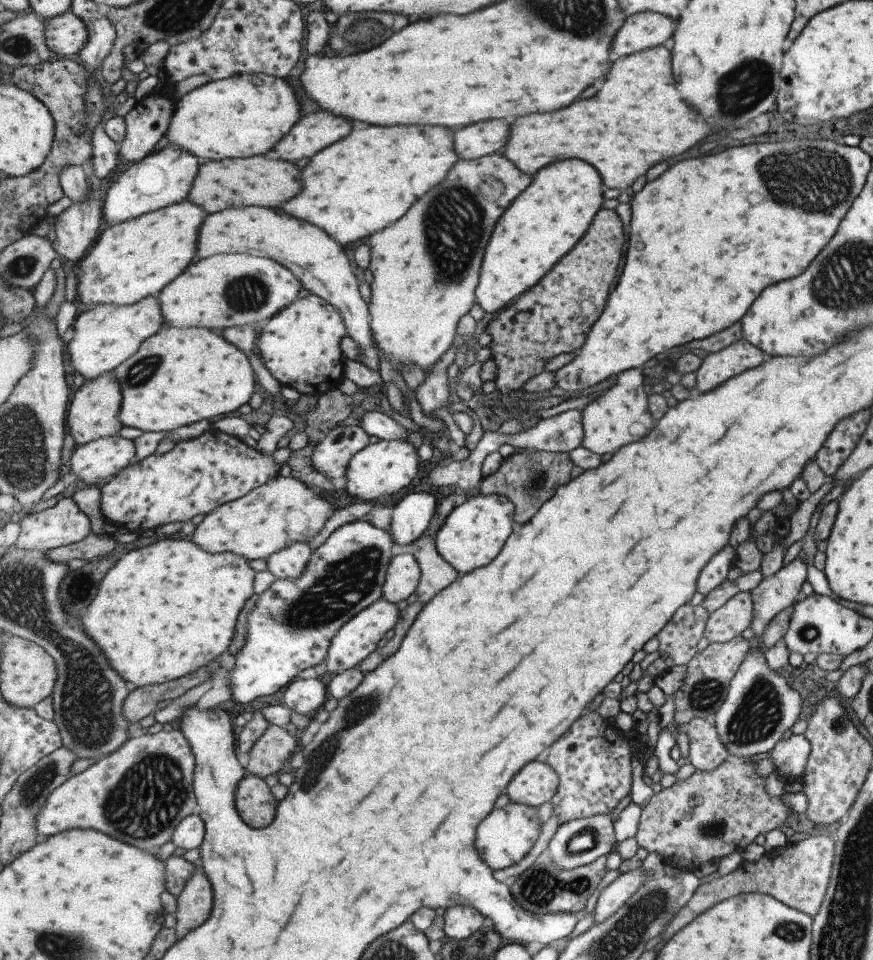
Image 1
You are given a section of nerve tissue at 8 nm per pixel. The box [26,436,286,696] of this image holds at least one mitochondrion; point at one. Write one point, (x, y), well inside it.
(80, 588)

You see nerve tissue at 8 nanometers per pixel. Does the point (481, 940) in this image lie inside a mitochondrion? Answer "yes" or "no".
no

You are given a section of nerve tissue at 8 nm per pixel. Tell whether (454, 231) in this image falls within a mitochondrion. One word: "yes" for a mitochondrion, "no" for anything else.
yes

